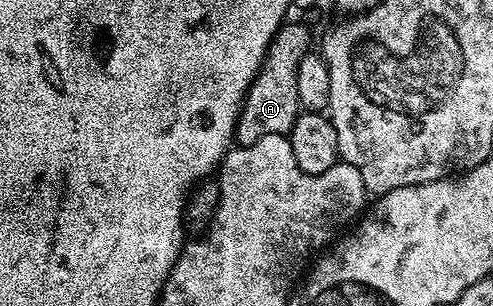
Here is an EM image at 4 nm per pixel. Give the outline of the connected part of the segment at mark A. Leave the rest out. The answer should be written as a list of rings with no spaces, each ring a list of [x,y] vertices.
[[[286,23],[277,30],[267,47],[259,71],[241,102],[241,114],[235,130],[238,146],[255,143],[263,139],[263,135],[287,135],[293,130],[293,124],[302,112],[295,78],[299,75],[299,62],[303,60],[303,55],[309,52],[309,33],[303,26]]]

